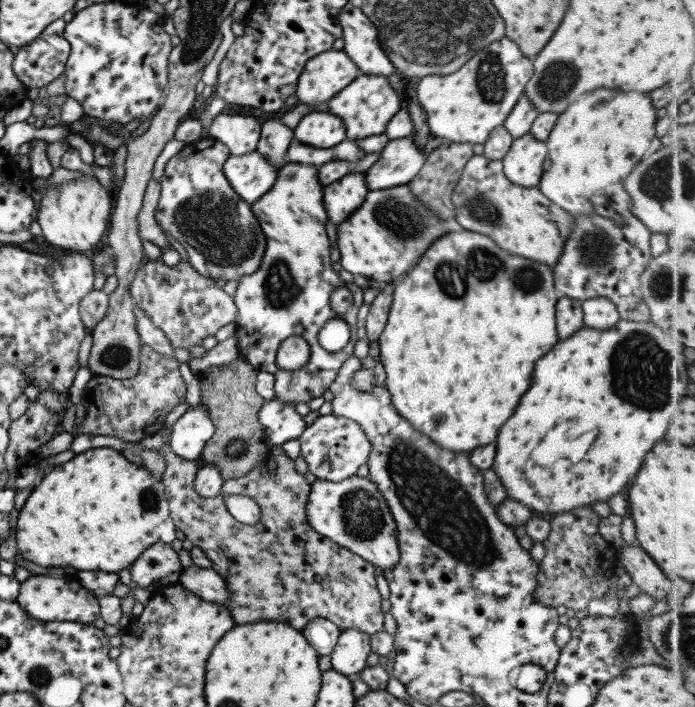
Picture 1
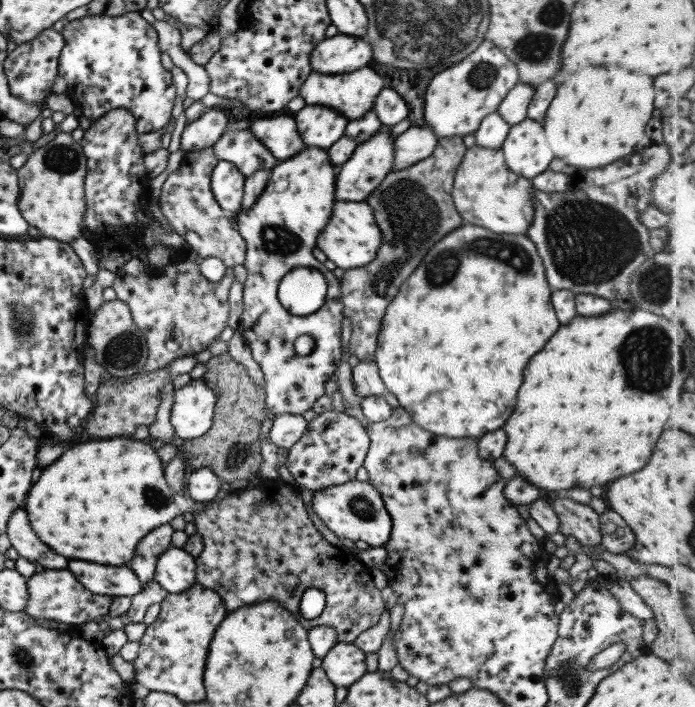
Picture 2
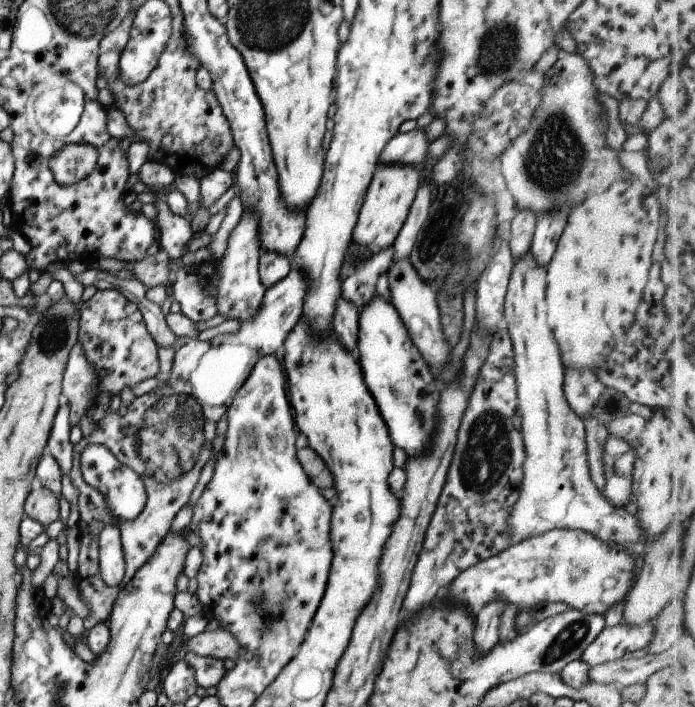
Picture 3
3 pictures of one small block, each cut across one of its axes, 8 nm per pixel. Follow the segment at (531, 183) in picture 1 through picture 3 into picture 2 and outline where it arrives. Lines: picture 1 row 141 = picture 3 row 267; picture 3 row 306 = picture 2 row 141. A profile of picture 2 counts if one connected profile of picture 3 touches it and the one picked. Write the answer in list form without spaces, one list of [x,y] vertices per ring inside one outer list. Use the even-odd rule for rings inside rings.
[[[525,118],[509,127],[500,149],[511,172],[532,179],[547,170],[554,157],[547,144],[542,123]]]

